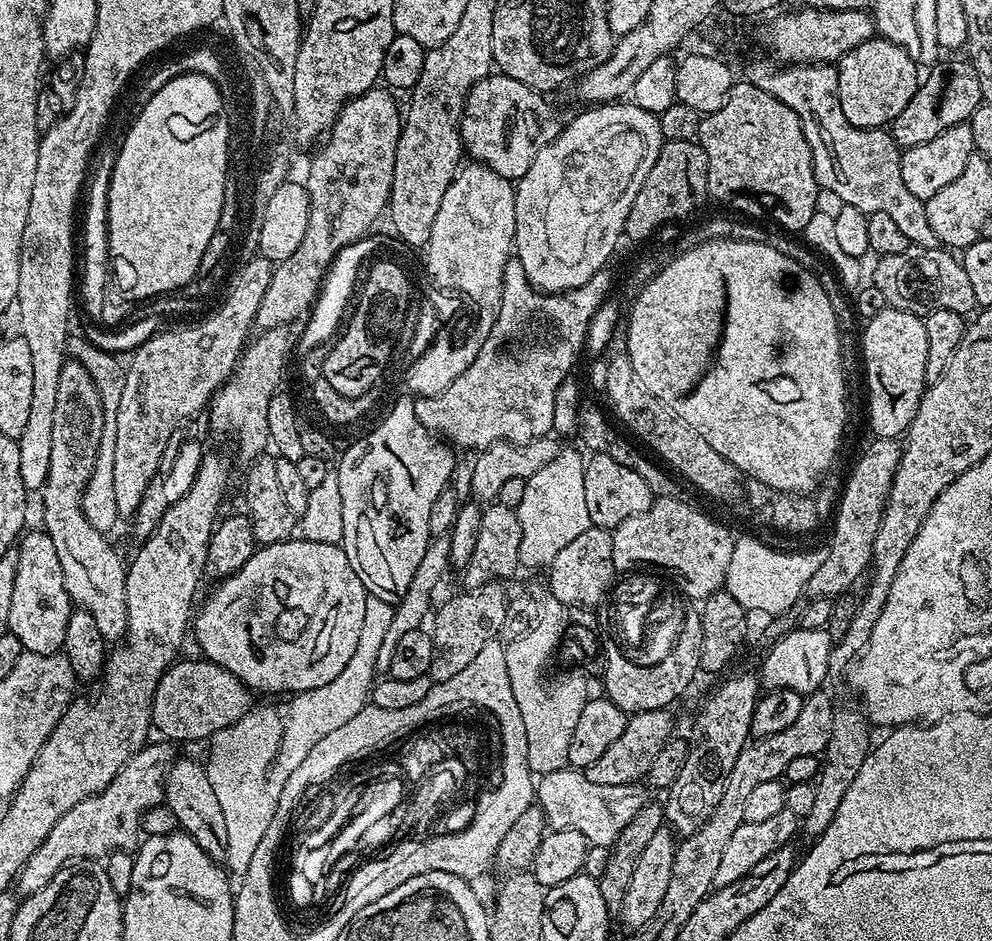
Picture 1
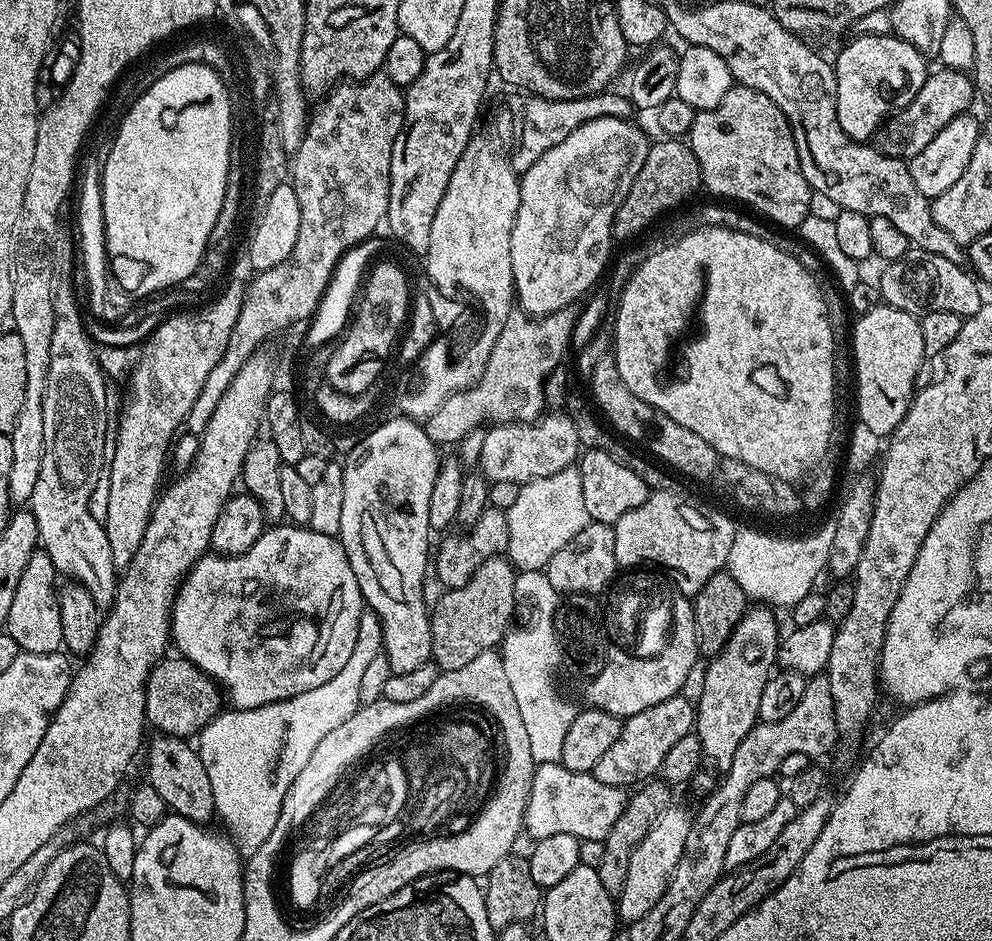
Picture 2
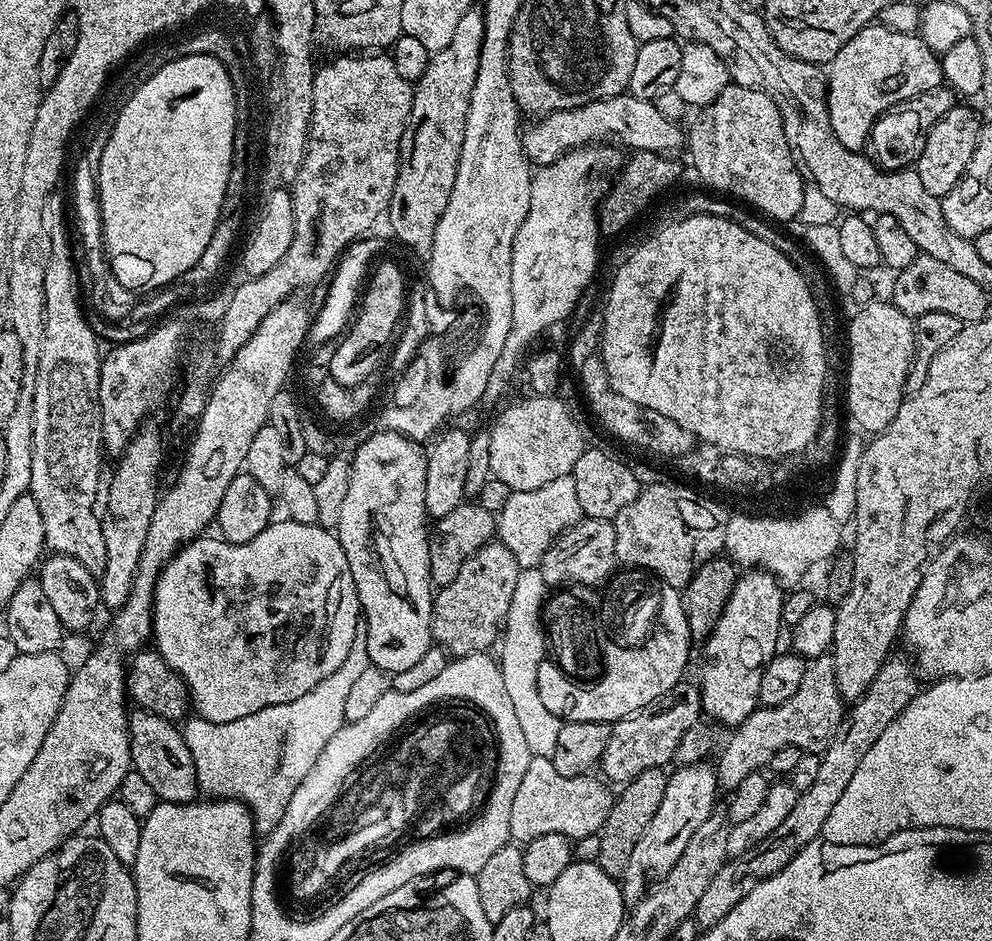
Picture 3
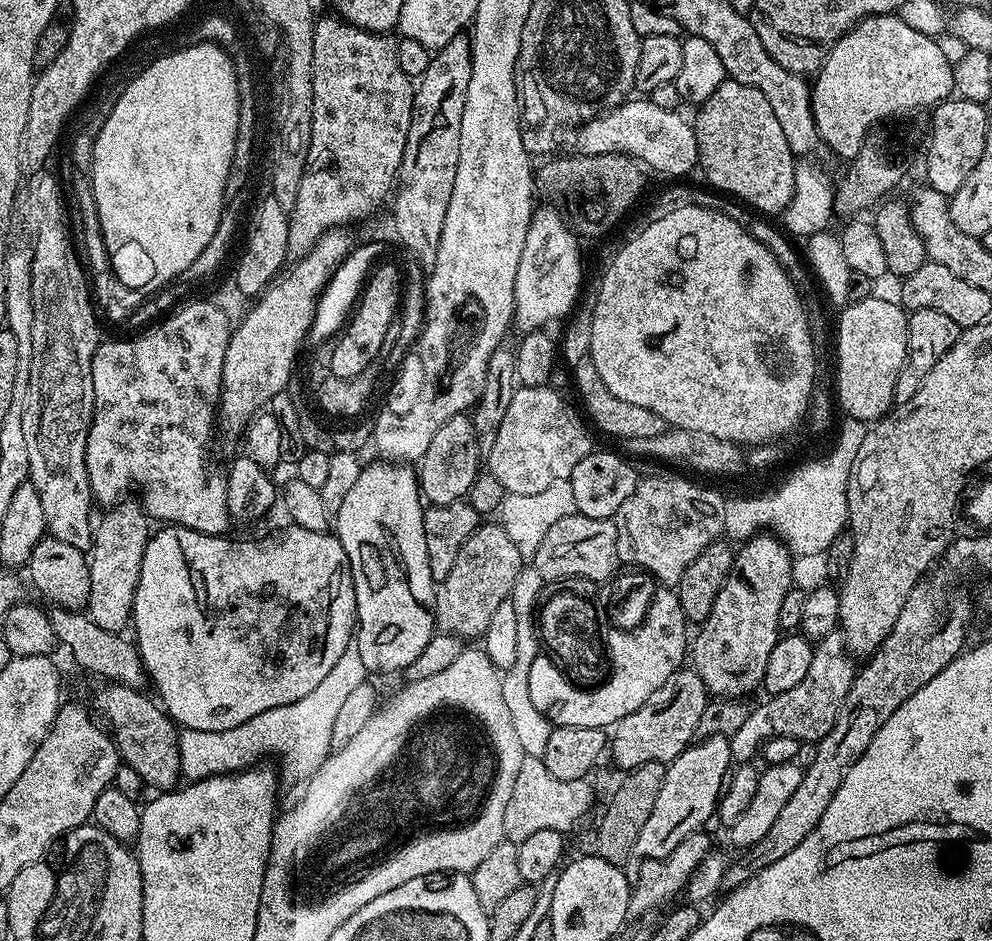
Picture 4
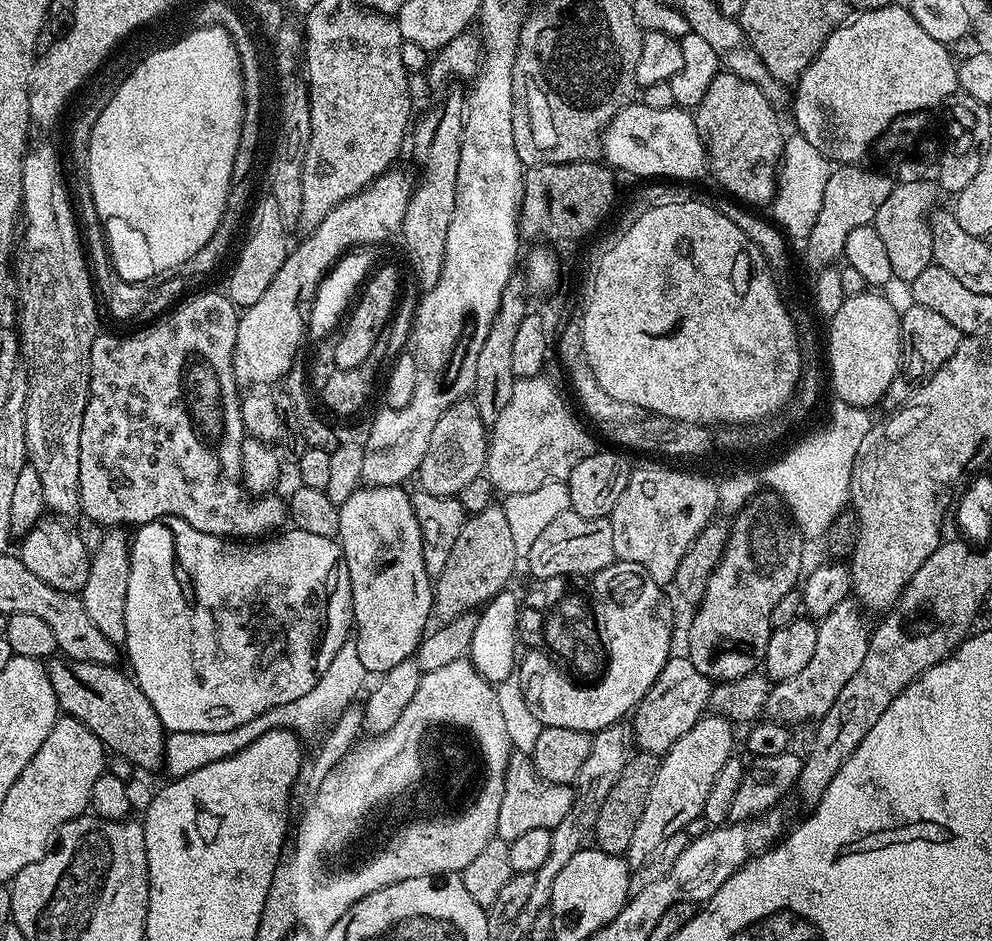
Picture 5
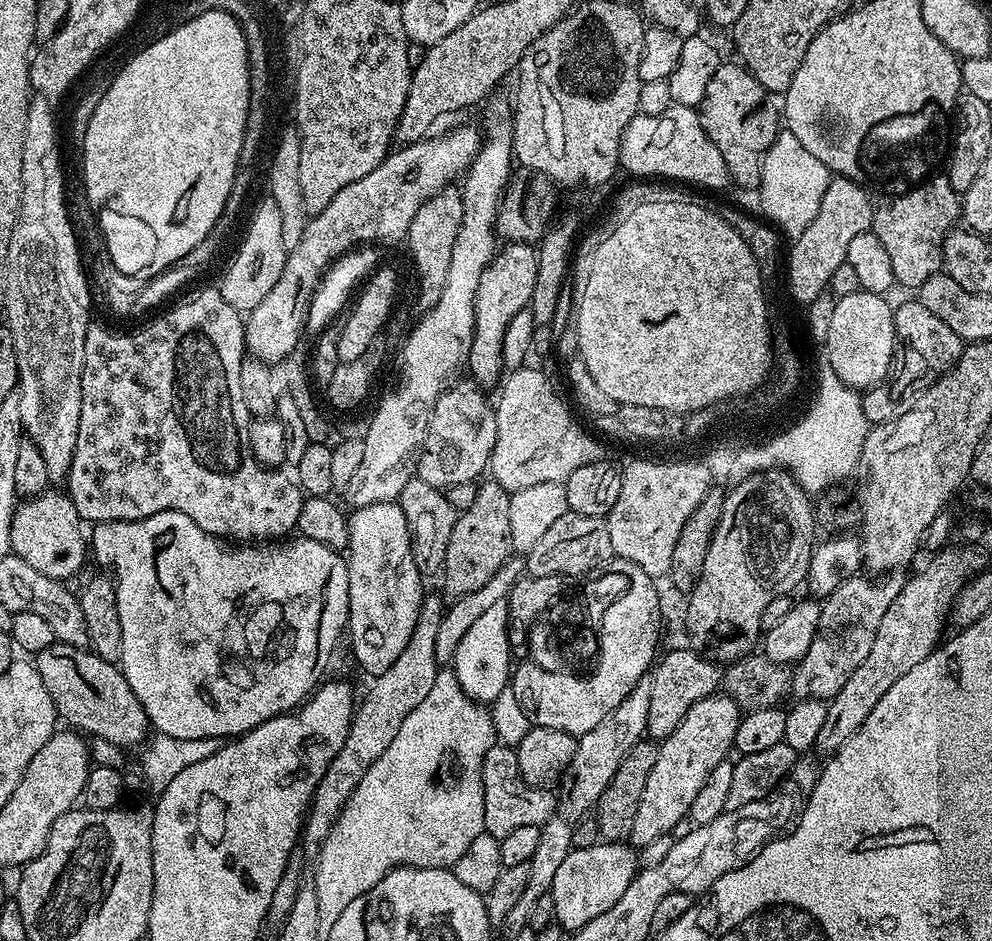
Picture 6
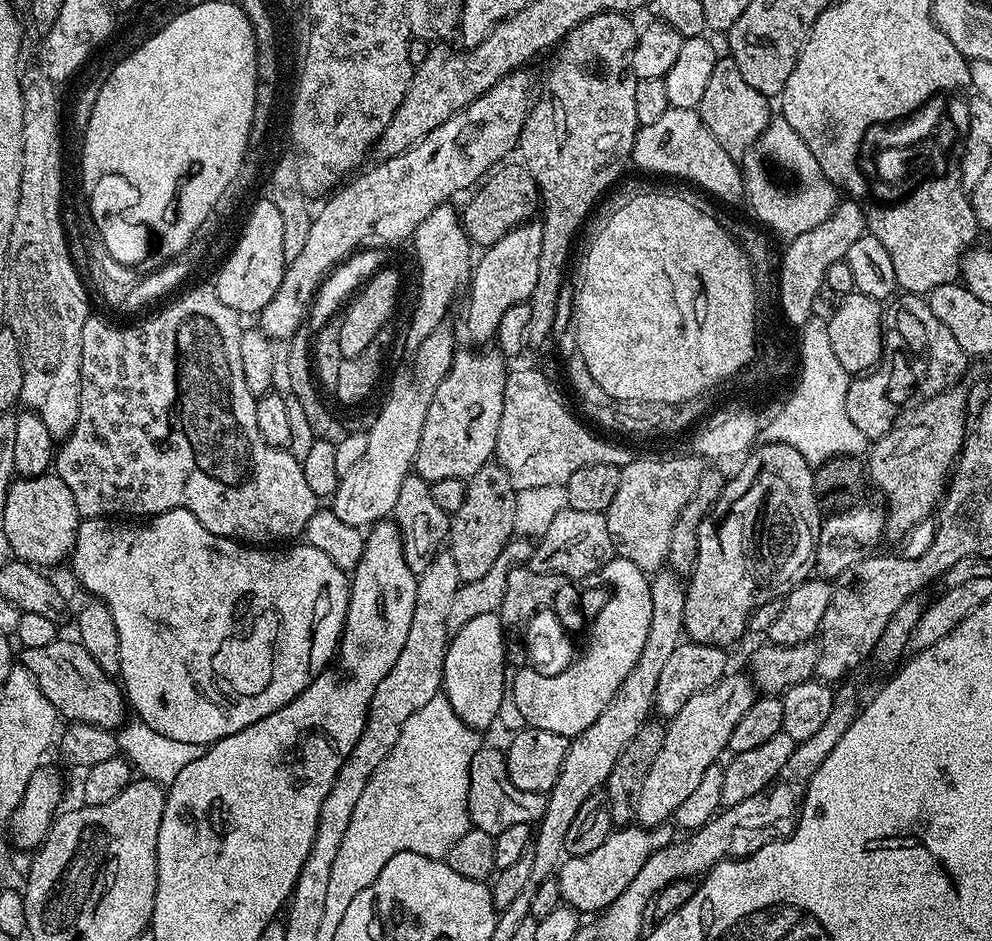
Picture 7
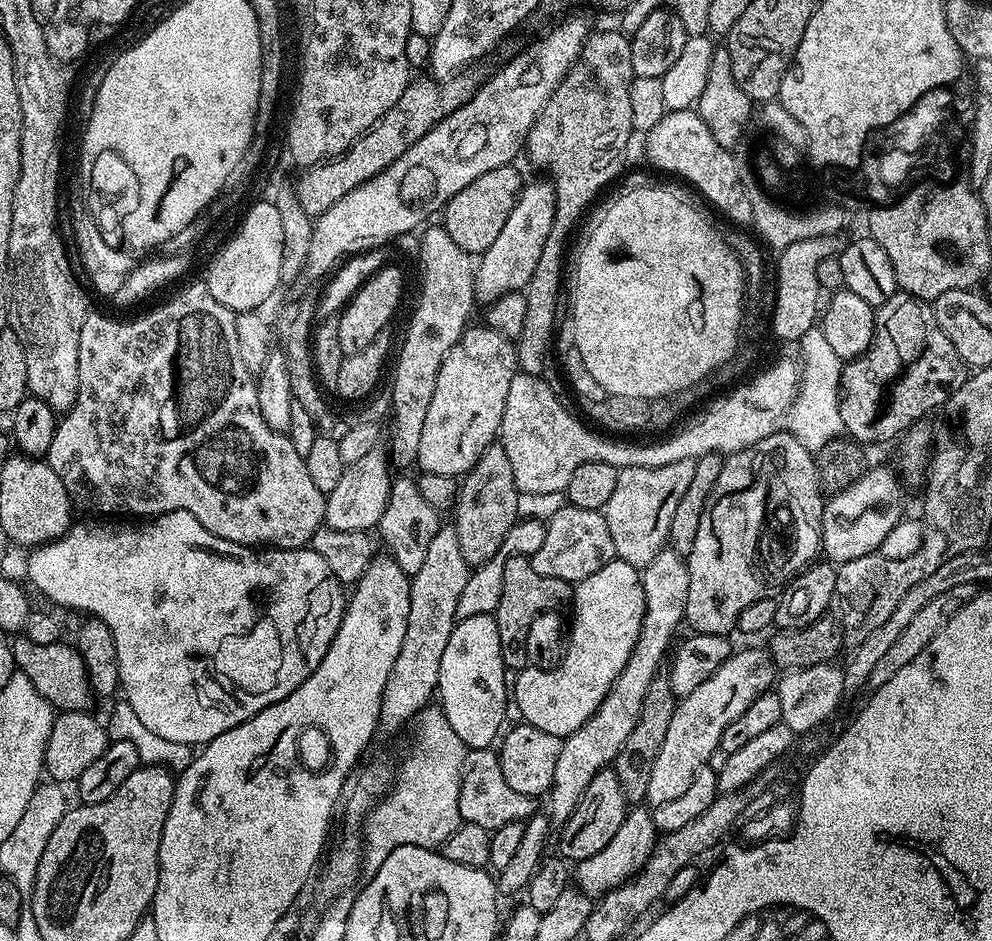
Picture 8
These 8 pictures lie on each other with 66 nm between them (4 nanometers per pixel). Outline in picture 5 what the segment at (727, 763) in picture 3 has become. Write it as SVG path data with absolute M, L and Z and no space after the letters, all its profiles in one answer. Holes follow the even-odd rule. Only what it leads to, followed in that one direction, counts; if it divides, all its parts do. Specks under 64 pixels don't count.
M849 598L838 602L838 606L834 606L834 610L830 610L830 614L816 624L818 643L814 645L814 658L810 658L810 663L799 674L794 674L794 678L771 685L764 707L767 719L799 726L818 722L827 714L838 694L842 694L842 686L854 678L858 666L862 666L862 658L866 658L870 628L864 625L864 616L865 609L855 599Z

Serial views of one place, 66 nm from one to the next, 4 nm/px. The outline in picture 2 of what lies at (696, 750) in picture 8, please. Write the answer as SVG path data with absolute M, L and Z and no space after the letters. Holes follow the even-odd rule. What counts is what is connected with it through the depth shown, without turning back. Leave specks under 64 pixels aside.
M669 806L665 812L650 826L642 842L631 855L630 867L627 869L626 884L616 900L616 911L625 925L638 922L638 918L646 918L654 906L666 894L666 886L670 886L670 878L682 858L682 850L686 846L686 838L692 829L693 813L683 812L677 806Z

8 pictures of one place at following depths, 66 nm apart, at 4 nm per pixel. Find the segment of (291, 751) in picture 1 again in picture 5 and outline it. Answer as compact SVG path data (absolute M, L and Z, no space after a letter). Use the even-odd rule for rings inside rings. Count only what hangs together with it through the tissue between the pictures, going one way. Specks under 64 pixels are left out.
M349 638L334 654L334 662L326 666L326 674L318 678L318 686L310 690L302 698L295 702L290 702L286 706L274 706L274 710L266 710L258 718L238 726L234 730L222 730L221 732L168 732L164 737L164 762L163 771L168 771L169 777L175 778L194 774L202 766L210 766L210 762L218 762L222 758L230 758L238 754L250 742L254 742L262 734L266 734L275 728L286 728L297 734L312 732L315 728L320 728L324 723L327 725L333 721L345 707L352 704L357 699L356 695L360 691L363 693L364 679L370 676L369 669L366 667L366 660L362 657L362 649L356 645L355 639Z

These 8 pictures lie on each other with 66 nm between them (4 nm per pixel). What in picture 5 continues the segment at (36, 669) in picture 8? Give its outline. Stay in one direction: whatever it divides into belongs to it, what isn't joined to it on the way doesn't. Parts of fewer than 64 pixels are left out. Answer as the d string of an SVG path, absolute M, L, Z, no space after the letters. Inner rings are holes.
M63 654L53 655L46 667L63 715L85 724L109 753L126 758L137 770L159 769L163 765L166 730L162 718L158 718L154 706L150 706L150 698L142 694L127 671L119 672L119 667L110 664L69 660Z

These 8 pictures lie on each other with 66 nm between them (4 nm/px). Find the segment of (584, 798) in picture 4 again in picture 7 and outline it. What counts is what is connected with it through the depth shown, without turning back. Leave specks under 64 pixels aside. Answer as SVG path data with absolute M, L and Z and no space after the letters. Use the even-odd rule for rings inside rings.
M481 746L474 754L470 766L470 790L468 791L468 812L470 820L477 829L492 837L498 837L510 826L519 824L535 825L544 816L546 800L539 792L518 790L510 782L508 767L504 761L505 753L496 748Z

